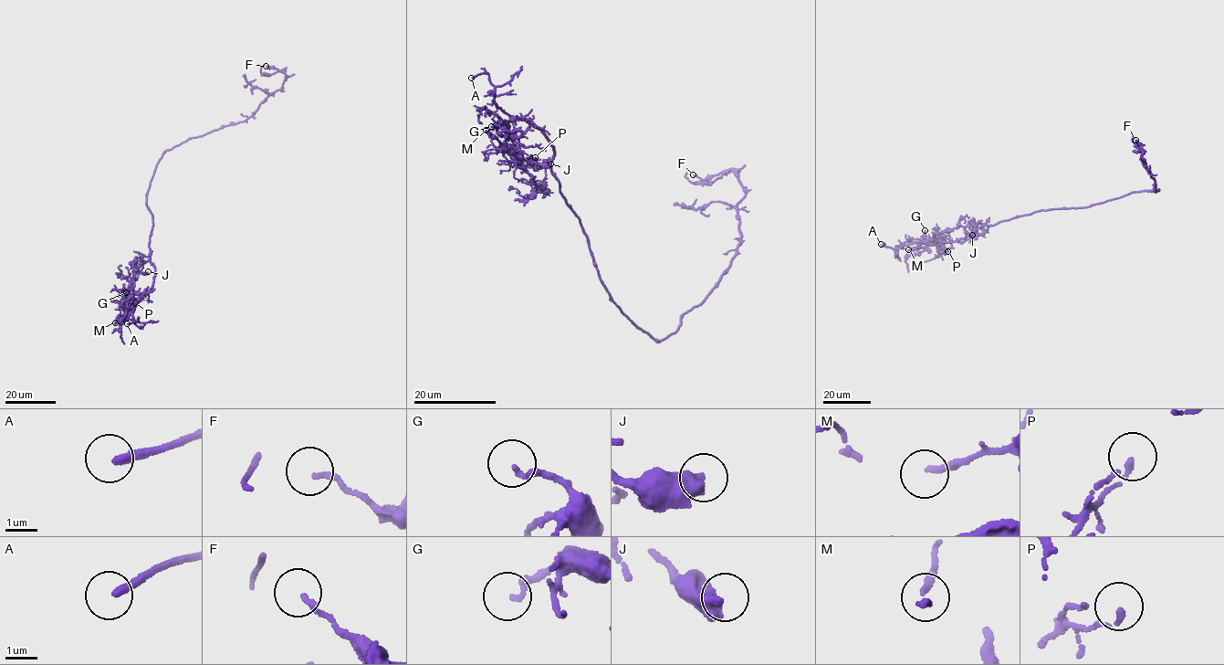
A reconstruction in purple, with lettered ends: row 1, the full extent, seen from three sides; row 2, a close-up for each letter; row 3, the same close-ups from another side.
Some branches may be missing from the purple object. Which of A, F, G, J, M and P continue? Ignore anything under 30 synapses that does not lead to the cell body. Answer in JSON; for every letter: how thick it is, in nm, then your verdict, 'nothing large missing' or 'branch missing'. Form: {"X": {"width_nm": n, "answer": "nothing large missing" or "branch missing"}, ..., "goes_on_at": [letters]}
{"A": {"width_nm": 240, "answer": "branch missing"}, "F": {"width_nm": 160, "answer": "nothing large missing"}, "G": {"width_nm": 170, "answer": "nothing large missing"}, "J": {"width_nm": 320, "answer": "nothing large missing"}, "M": {"width_nm": 180, "answer": "nothing large missing"}, "P": {"width_nm": 150, "answer": "nothing large missing"}, "goes_on_at": ["A"]}

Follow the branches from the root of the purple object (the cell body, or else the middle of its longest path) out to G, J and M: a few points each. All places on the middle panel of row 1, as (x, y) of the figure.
G: (603, 283), (580, 218), (559, 191), (551, 159), (532, 166), (520, 156), (507, 127), (496, 122), (491, 126)
J: (603, 283), (580, 218), (559, 191), (559, 179), (552, 171), (551, 159), (534, 167), (528, 162), (550, 163)
M: (603, 283), (580, 218), (552, 171), (555, 149), (548, 137), (517, 119), (504, 124), (503, 142), (486, 130)

